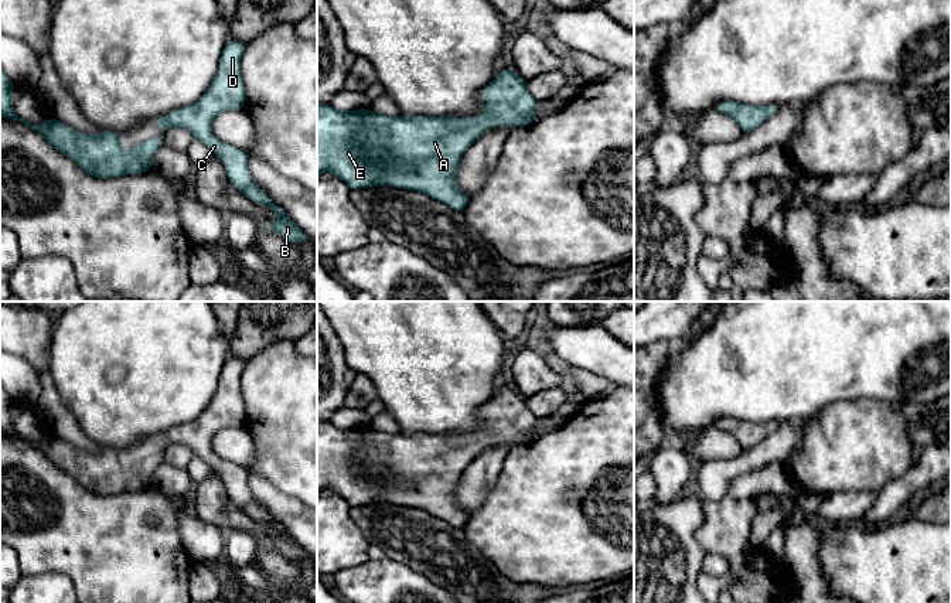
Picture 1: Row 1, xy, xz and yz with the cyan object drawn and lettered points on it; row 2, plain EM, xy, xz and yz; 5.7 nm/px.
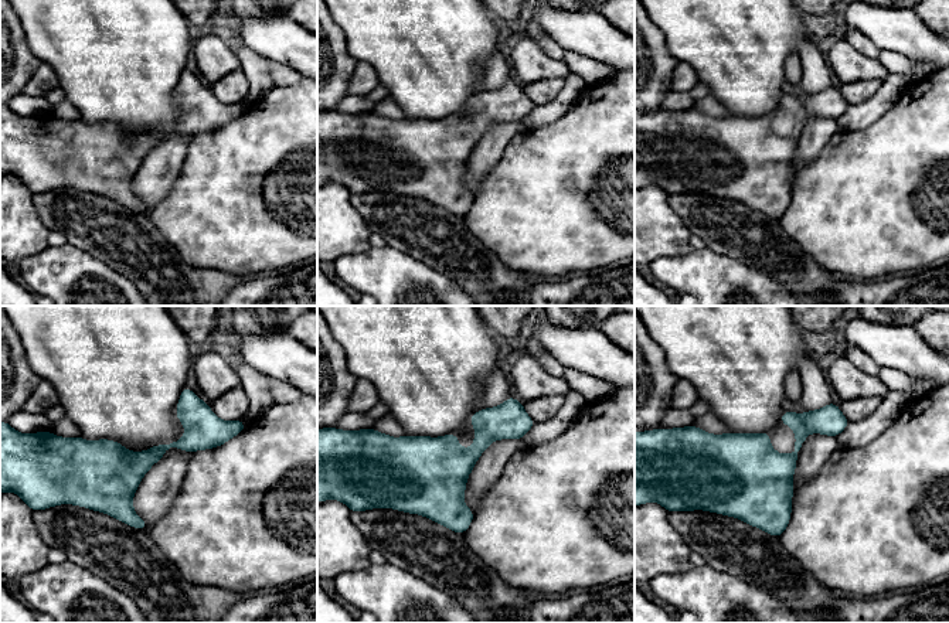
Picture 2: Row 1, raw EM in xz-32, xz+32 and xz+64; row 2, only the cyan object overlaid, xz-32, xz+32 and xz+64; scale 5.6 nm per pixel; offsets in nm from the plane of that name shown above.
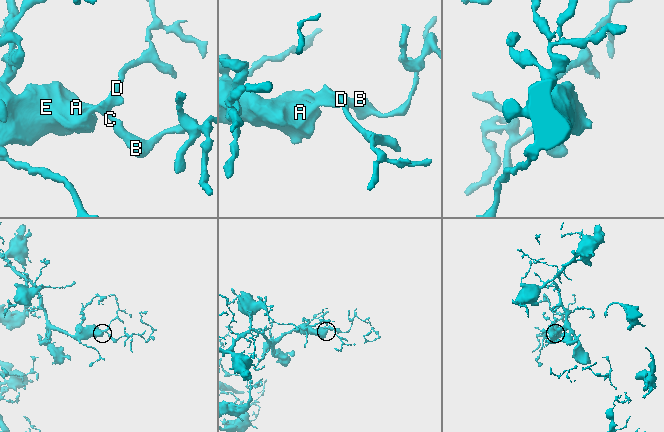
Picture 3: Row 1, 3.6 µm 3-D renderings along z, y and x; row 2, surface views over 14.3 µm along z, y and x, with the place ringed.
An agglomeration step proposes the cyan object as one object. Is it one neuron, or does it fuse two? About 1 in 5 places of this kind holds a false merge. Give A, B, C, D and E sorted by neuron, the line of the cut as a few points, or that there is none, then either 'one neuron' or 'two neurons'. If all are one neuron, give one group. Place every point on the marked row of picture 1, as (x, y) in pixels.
A B C D E | no cut | one neuron

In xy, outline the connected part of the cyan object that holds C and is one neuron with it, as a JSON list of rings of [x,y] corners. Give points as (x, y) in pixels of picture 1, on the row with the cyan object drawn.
[[[229,38],[221,54],[217,75],[207,92],[195,103],[161,115],[156,122],[161,133],[171,126],[188,129],[195,139],[222,159],[226,177],[234,187],[253,202],[277,214],[277,219],[266,226],[267,229],[275,231],[290,245],[307,245],[306,234],[282,207],[276,205],[253,183],[248,167],[249,154],[232,144],[219,142],[211,129],[211,122],[218,113],[238,110],[246,105],[246,92],[241,75],[245,47],[239,40]]]

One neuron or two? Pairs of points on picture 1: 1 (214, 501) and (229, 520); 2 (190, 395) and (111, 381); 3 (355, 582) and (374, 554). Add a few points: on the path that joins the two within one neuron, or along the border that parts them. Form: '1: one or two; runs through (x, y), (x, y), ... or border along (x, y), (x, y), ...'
1: one; runs through (215, 506), (225, 515)
2: one; runs through (170, 381), (130, 381)
3: two; border along (385, 556), (370, 559)

